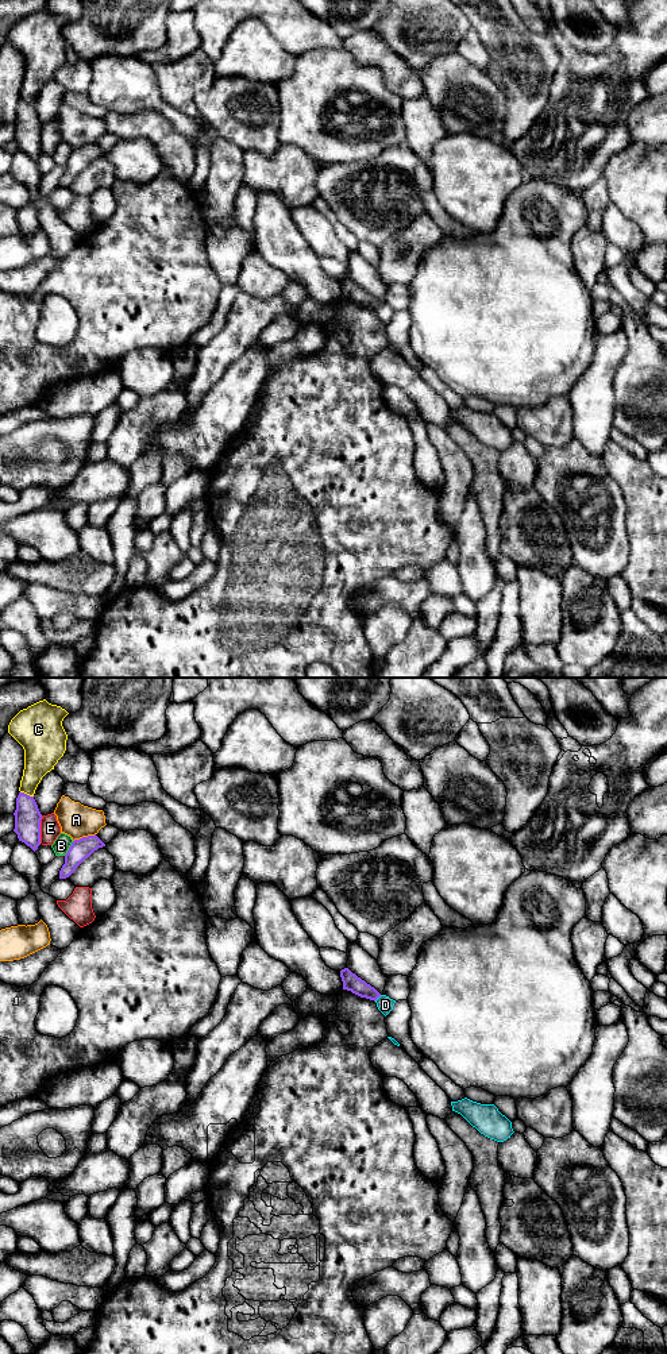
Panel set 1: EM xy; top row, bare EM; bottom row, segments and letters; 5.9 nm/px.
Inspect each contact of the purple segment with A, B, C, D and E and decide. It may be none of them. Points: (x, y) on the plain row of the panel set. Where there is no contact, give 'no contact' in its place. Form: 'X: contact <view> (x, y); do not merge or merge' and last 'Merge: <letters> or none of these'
A: contact xy (84, 146); do not merge
B: contact xy (69, 157); do not merge
C: contact xy (26, 103); do not merge
D: contact xy (377, 307); merge
E: contact xy (39, 138); do not merge
Merge: D

